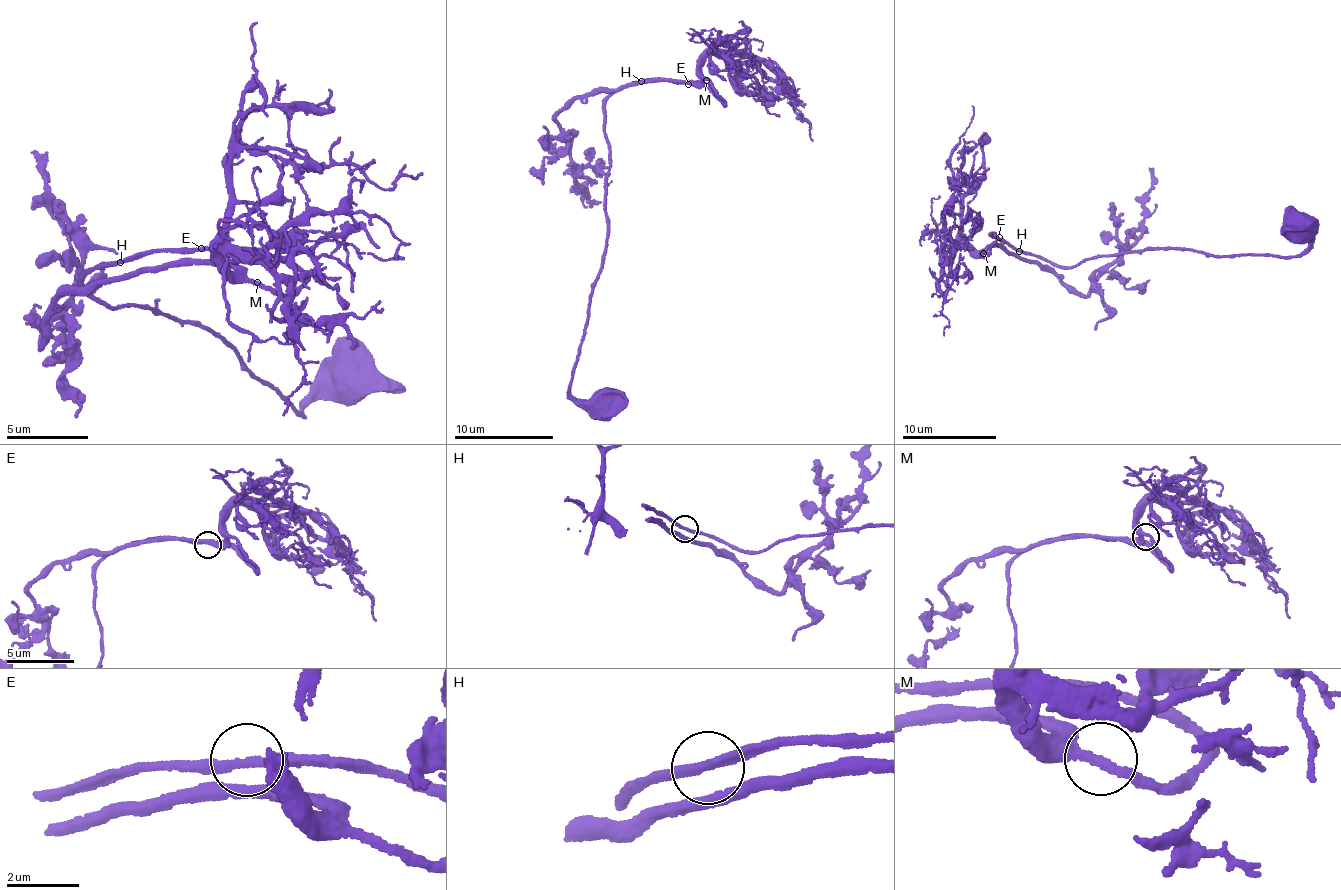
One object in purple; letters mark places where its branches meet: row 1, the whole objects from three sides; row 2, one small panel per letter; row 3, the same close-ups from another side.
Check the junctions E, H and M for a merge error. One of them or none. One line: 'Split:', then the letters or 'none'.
Split: none

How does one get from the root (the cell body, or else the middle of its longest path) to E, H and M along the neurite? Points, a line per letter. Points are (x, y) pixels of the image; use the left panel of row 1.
E: (353, 382), (292, 411), (224, 337), (98, 302), (83, 287), (105, 262), (201, 248)
H: (353, 382), (323, 389), (303, 415), (292, 411), (224, 337), (90, 297), (88, 270), (122, 263)
M: (353, 382), (292, 411), (224, 337), (98, 302), (83, 287), (105, 262), (170, 249), (257, 282)

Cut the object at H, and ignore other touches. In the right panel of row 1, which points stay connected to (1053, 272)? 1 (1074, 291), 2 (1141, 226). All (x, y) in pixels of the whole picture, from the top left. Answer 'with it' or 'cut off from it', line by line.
1: with it
2: with it

